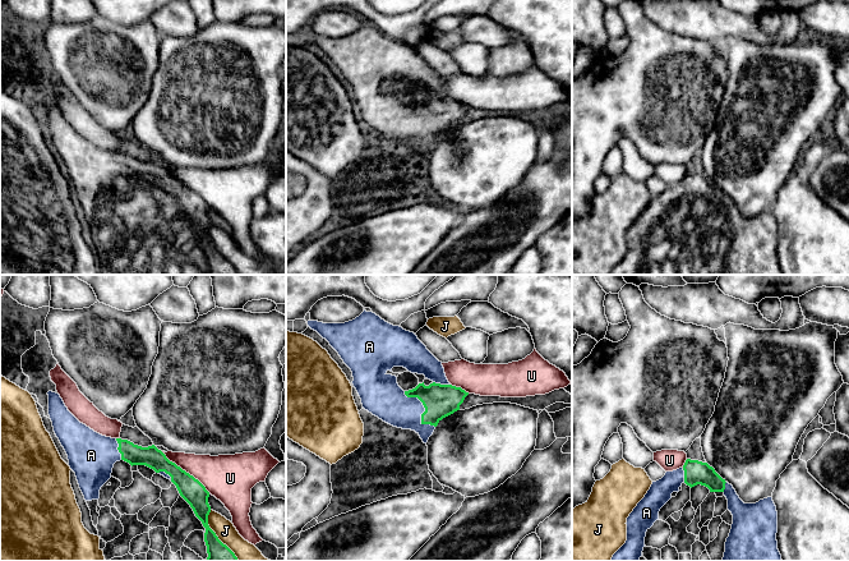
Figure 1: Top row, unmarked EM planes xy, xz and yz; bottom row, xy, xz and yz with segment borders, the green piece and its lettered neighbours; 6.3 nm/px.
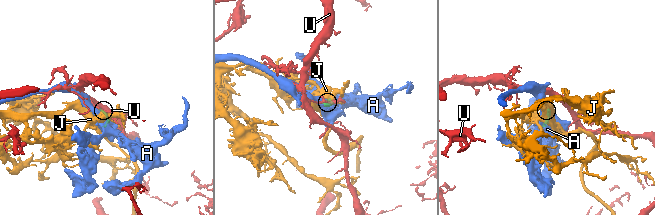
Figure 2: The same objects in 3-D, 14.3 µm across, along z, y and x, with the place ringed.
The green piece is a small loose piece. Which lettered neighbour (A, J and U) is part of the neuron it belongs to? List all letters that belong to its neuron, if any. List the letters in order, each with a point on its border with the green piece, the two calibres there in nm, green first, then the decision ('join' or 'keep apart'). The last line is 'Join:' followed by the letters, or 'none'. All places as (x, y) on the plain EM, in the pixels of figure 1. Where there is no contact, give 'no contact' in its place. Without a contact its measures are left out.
A: xz (425, 123) | 200/240 nm | join
J: xy (216, 249) | 180/150 nm | keep apart
U: xy (184, 184) | 150/260 nm | keep apart
Join: A

